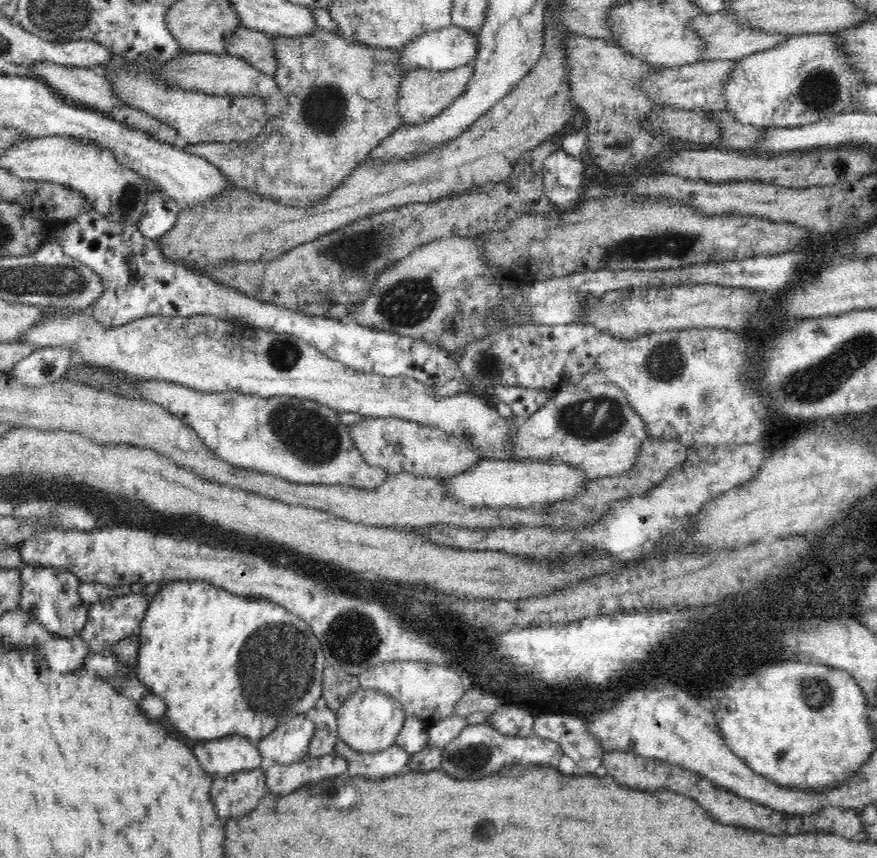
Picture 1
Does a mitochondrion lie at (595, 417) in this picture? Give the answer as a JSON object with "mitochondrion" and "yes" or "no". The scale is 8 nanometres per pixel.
{"mitochondrion":"yes"}

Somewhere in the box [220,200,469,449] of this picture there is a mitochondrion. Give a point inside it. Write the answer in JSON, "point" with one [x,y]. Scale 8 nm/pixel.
{"point":[357,252]}

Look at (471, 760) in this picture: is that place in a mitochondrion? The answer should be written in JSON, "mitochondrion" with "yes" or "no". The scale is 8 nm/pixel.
{"mitochondrion":"yes"}

